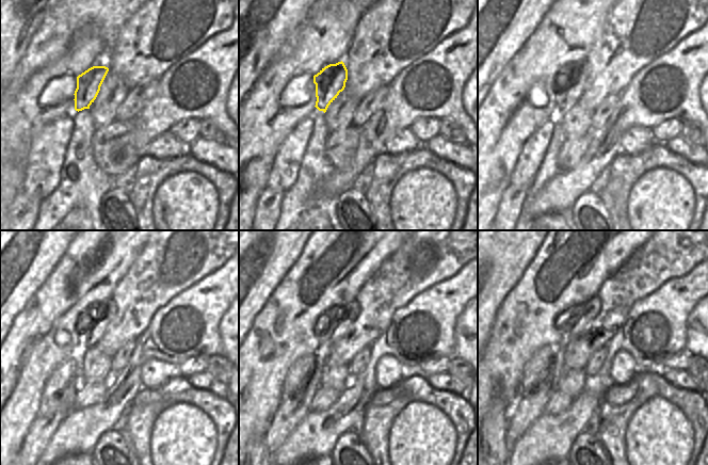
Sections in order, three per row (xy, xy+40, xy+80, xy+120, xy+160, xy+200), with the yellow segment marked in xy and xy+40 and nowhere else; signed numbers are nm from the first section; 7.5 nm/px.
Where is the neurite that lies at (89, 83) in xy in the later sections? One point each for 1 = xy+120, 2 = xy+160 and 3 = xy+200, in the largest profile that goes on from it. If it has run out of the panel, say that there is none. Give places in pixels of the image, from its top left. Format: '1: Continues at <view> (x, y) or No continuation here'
1: Continues at xy+120 (94, 321)
2: Continues at xy+160 (342, 316)
3: Continues at xy+200 (581, 315)

